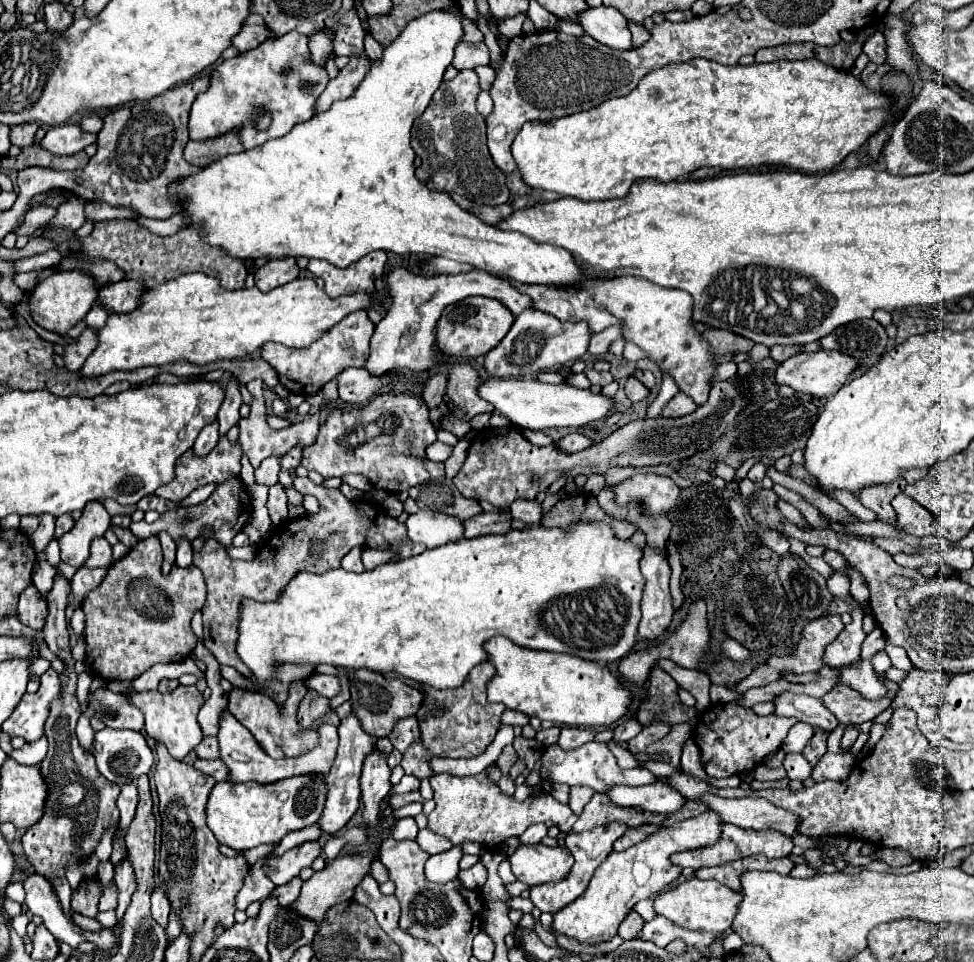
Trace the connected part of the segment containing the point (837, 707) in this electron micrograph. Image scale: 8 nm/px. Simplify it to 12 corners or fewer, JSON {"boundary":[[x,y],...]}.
{"boundary":[[881,678],[889,690],[885,700],[865,700],[841,686],[821,700],[847,724],[873,720],[899,688]]}

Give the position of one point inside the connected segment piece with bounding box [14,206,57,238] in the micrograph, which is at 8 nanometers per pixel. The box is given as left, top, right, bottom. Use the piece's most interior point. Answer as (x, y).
(40, 216)

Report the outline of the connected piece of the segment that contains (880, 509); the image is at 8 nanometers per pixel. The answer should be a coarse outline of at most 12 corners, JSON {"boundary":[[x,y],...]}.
{"boundary":[[903,478],[889,486],[865,488],[859,502],[881,522],[895,522],[891,500],[903,492]]}

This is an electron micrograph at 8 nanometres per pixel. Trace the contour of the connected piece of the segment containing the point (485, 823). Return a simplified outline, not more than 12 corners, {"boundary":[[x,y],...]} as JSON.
{"boundary":[[485,772],[431,778],[433,834],[499,848],[543,822],[571,832],[553,796],[517,802]]}

